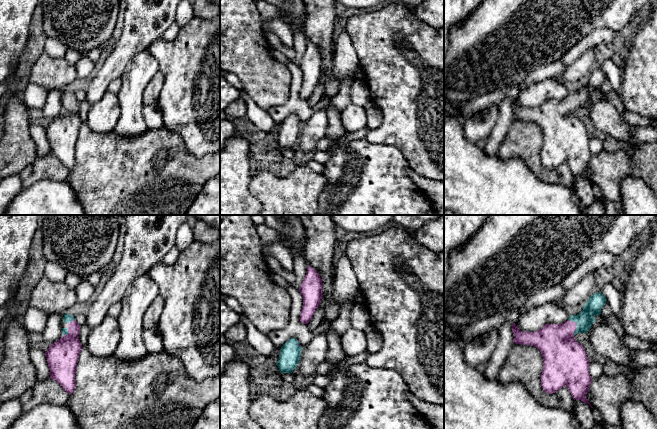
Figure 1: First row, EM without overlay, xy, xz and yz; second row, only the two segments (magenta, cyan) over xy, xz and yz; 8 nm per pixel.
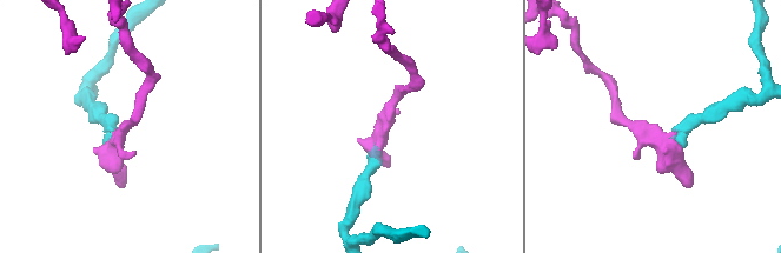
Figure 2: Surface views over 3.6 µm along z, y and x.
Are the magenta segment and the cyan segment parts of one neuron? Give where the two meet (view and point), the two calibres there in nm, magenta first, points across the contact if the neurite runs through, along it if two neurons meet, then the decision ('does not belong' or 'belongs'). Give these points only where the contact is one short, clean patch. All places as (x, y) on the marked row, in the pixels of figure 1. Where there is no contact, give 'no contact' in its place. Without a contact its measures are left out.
contact yz (576, 325); calibres 300 and 140 nm; way yz (561, 352), (561, 340), (576, 325), (584, 320); belongs

